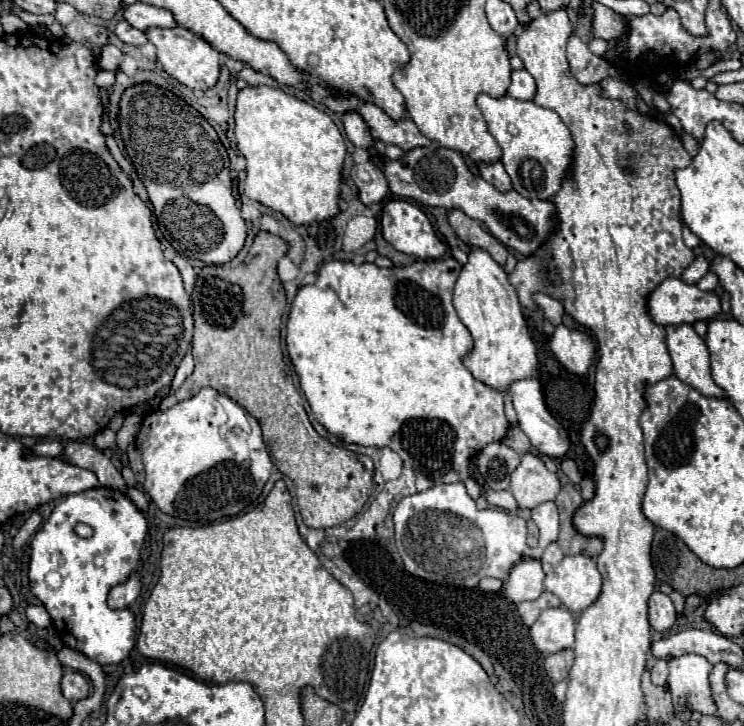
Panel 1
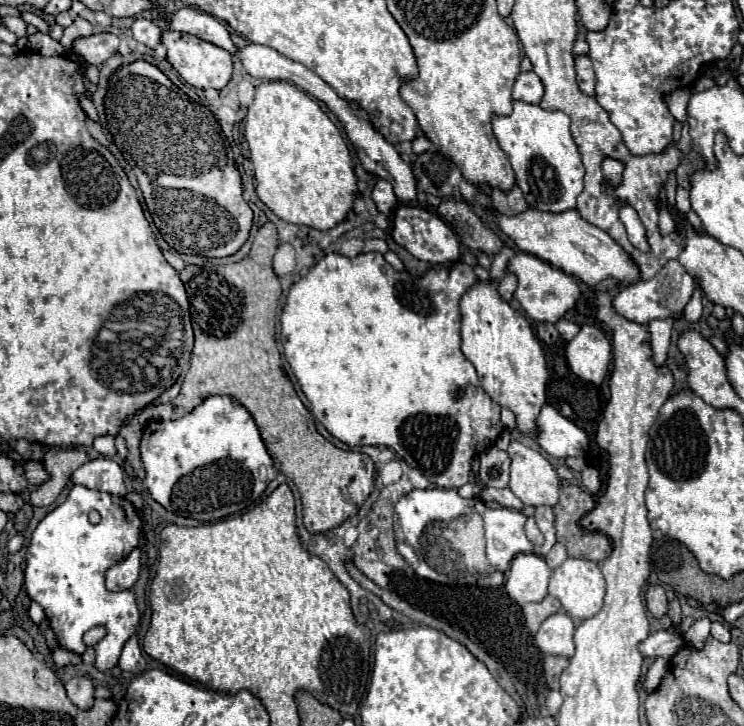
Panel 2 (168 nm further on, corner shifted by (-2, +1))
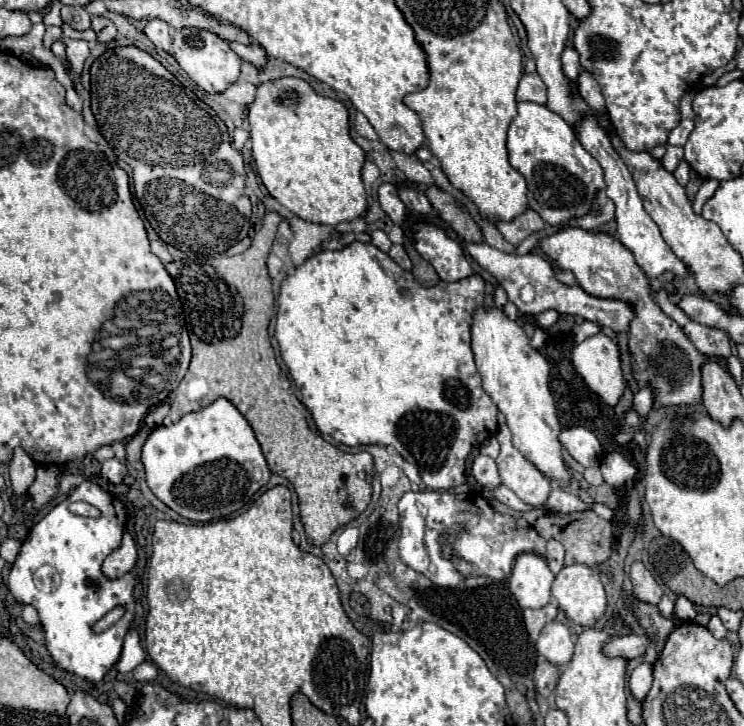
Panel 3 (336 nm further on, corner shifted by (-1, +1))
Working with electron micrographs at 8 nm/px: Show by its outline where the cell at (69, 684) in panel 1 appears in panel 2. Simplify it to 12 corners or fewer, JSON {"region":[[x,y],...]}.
{"region":[[88,677],[66,683],[70,701],[80,709],[94,703],[94,685]]}

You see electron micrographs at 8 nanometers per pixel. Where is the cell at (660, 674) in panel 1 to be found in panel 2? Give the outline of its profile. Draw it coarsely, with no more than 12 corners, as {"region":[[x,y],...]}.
{"region":[[656,659],[648,669],[644,689],[654,691],[668,671],[668,661]]}

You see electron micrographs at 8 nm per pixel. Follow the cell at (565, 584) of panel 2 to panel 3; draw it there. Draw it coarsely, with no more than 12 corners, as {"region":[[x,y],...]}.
{"region":[[563,567],[551,593],[565,615],[593,627],[607,611],[597,567]]}

